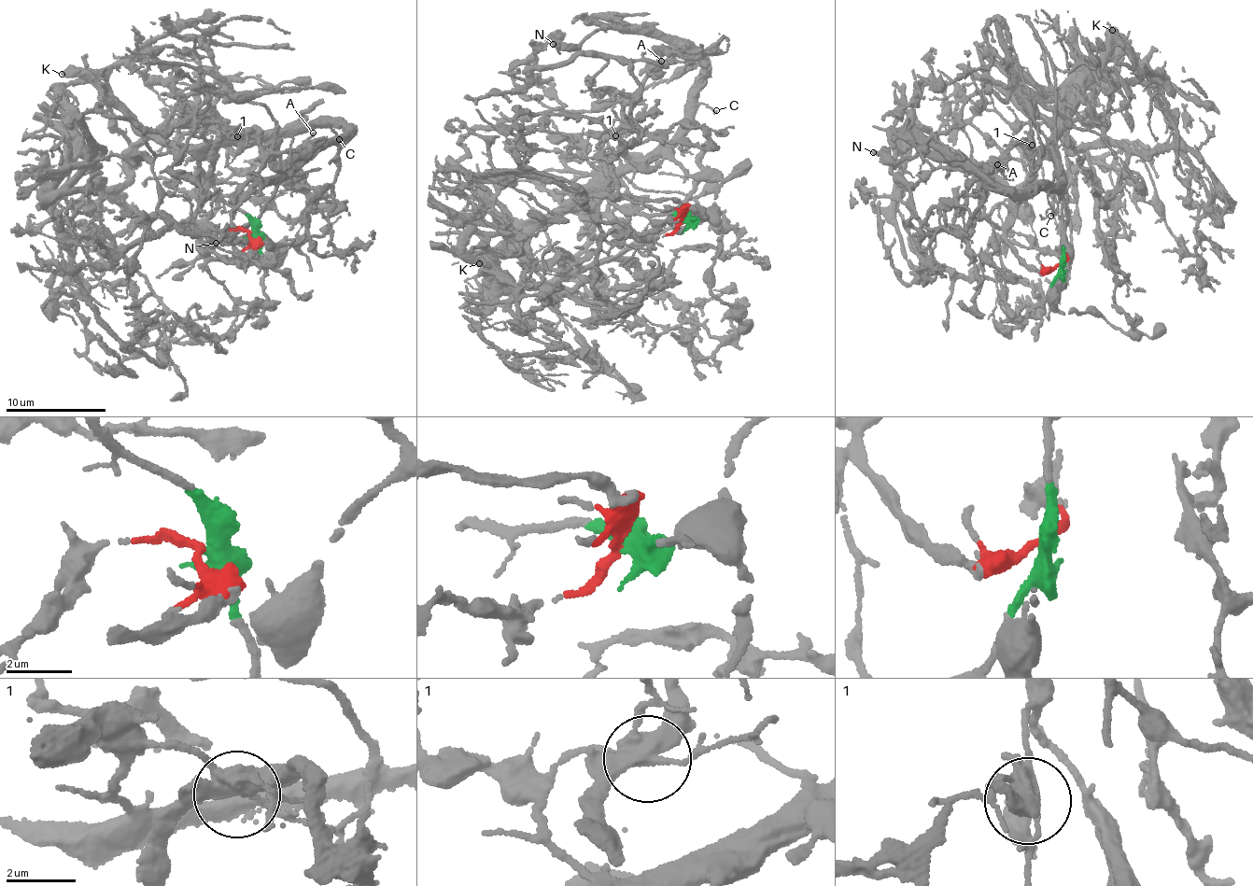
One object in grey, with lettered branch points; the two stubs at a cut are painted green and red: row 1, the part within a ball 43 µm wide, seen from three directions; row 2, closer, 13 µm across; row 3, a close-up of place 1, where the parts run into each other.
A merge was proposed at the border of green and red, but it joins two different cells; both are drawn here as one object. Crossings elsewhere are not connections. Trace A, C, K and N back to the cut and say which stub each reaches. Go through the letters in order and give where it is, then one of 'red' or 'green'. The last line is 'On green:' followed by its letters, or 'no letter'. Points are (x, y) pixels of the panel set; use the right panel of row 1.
A: (997, 164) | red
C: (1050, 216) | green
K: (1112, 30) | green
N: (873, 152) | green
On green: C, K, N

